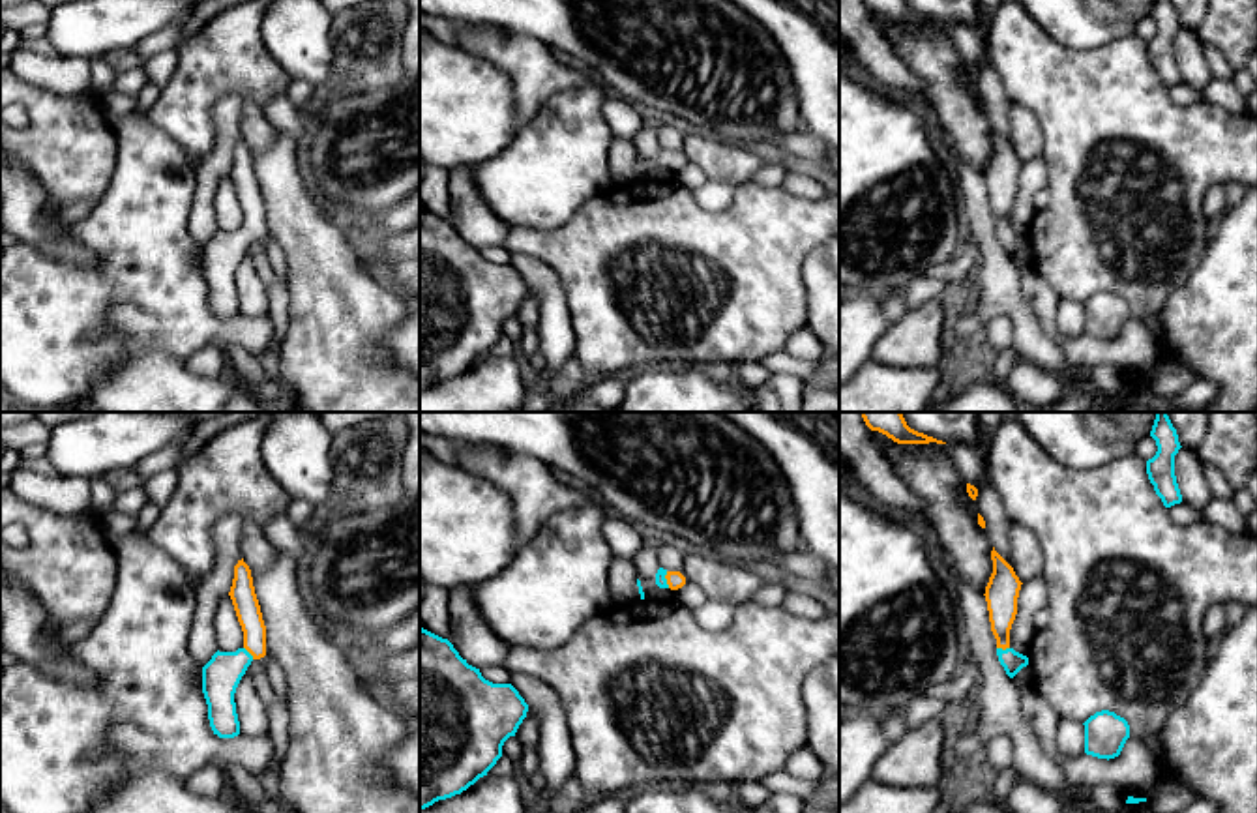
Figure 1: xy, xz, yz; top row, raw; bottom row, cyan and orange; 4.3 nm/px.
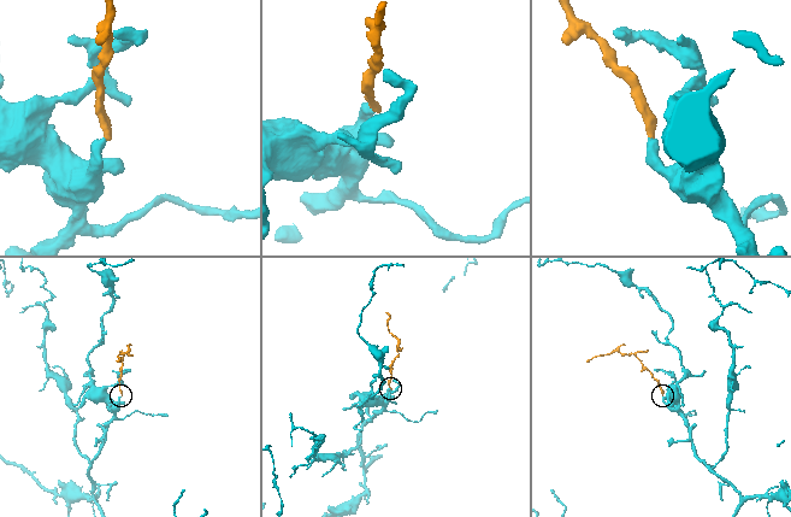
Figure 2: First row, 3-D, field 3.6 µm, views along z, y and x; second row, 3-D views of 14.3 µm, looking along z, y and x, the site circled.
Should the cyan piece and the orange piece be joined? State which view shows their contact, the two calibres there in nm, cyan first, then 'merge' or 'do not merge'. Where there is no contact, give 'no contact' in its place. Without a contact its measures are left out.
yz | 90/140 nm | merge

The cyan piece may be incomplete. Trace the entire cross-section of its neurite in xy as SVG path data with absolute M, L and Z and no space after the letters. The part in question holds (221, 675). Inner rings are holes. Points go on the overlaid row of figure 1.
M244 558L234 566L229 596L244 631L244 646L236 652L217 650L202 667L202 693L208 704L208 719L214 734L219 738L240 734L234 693L251 661L266 656L266 626L251 569Z

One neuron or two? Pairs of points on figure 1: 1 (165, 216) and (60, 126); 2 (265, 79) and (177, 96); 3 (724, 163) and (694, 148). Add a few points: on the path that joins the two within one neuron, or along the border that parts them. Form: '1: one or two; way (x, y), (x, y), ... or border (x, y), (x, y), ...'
1: two; border (115, 128), (117, 169), (92, 210)
2: one; way (242, 79), (203, 79), (199, 83)
3: one; way (716, 158), (701, 150)

